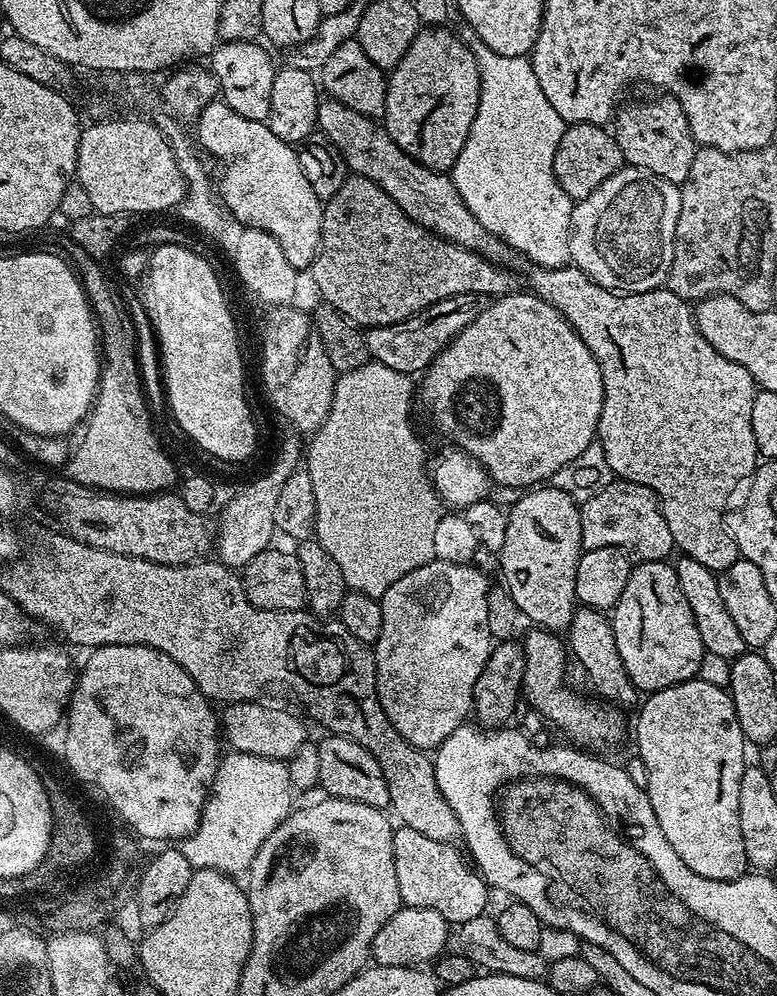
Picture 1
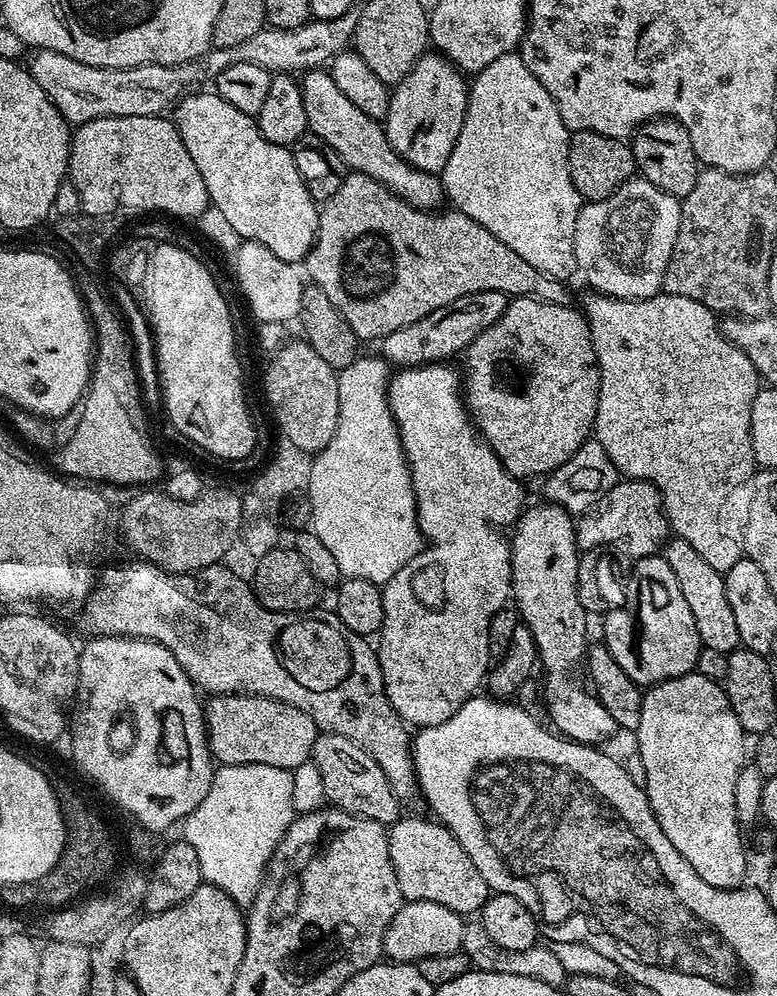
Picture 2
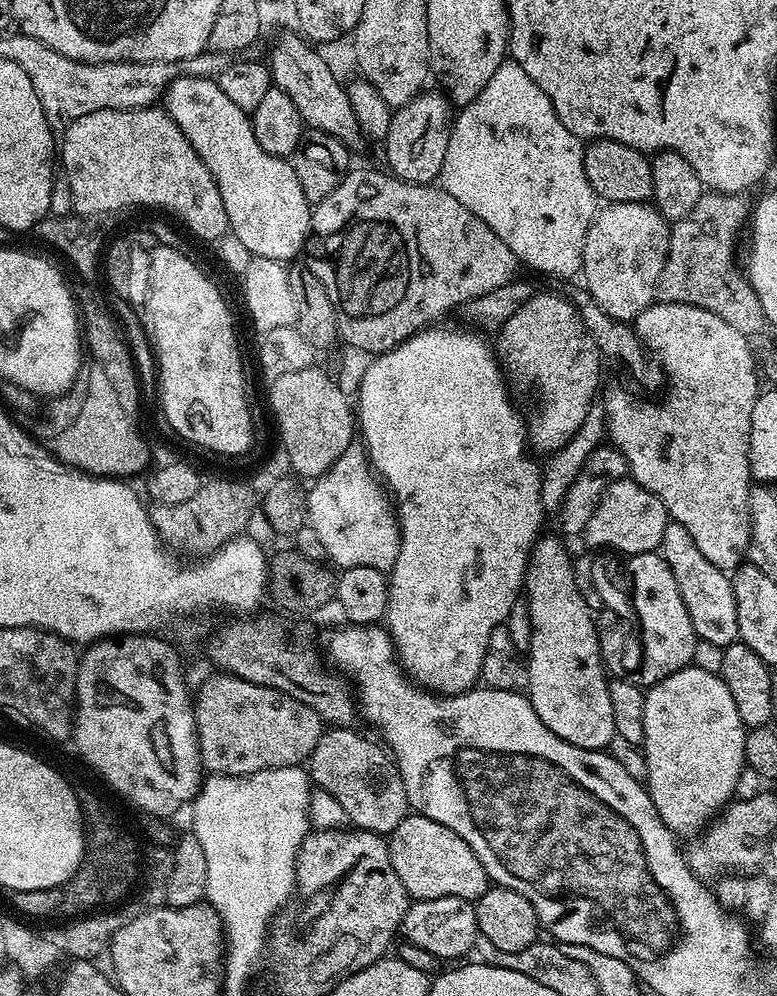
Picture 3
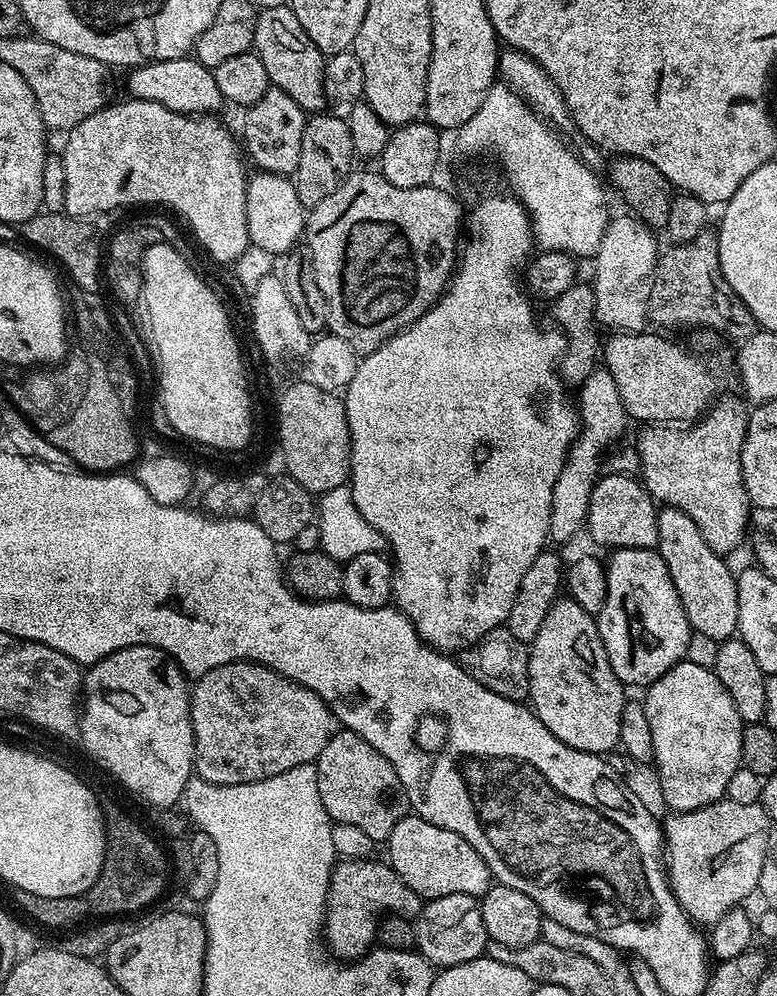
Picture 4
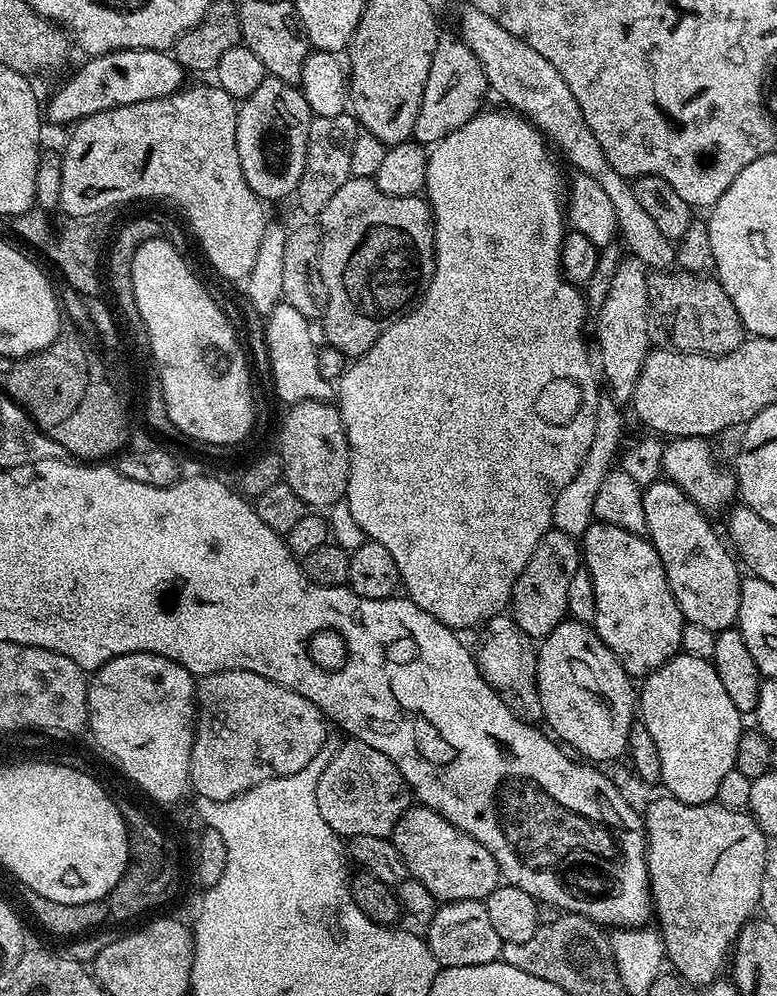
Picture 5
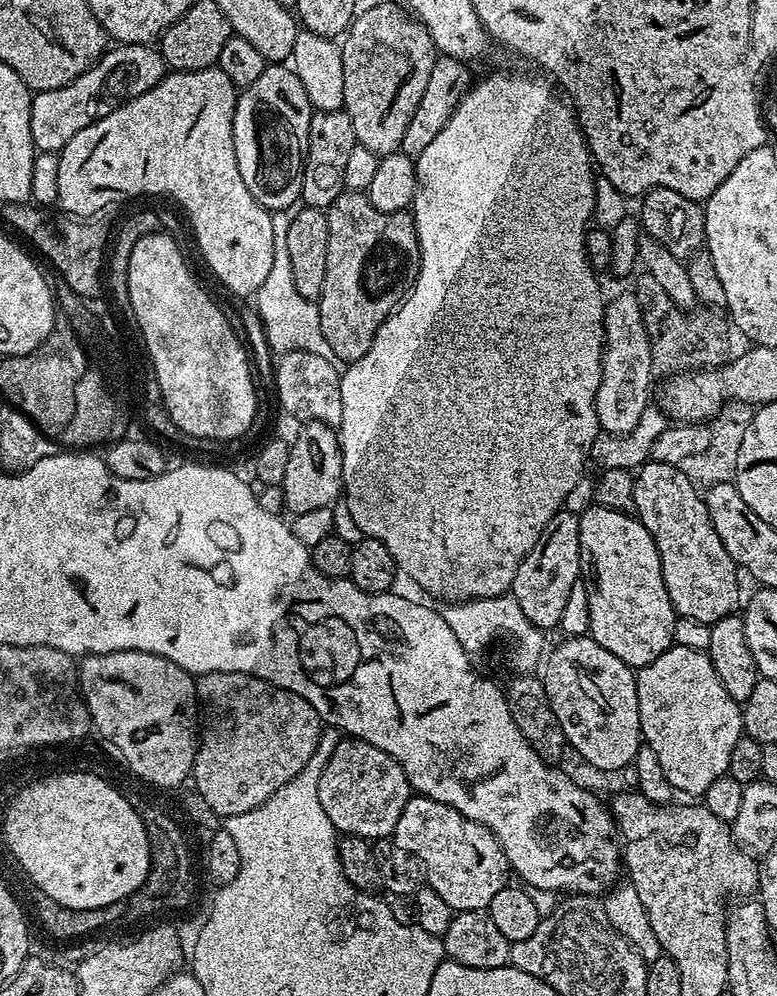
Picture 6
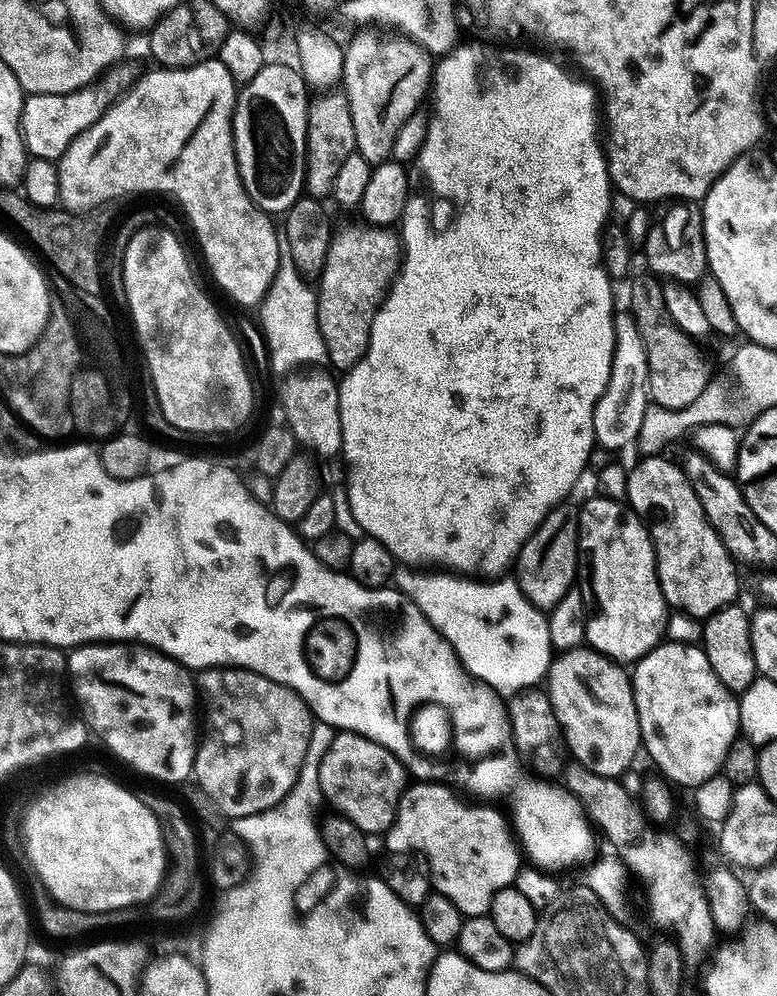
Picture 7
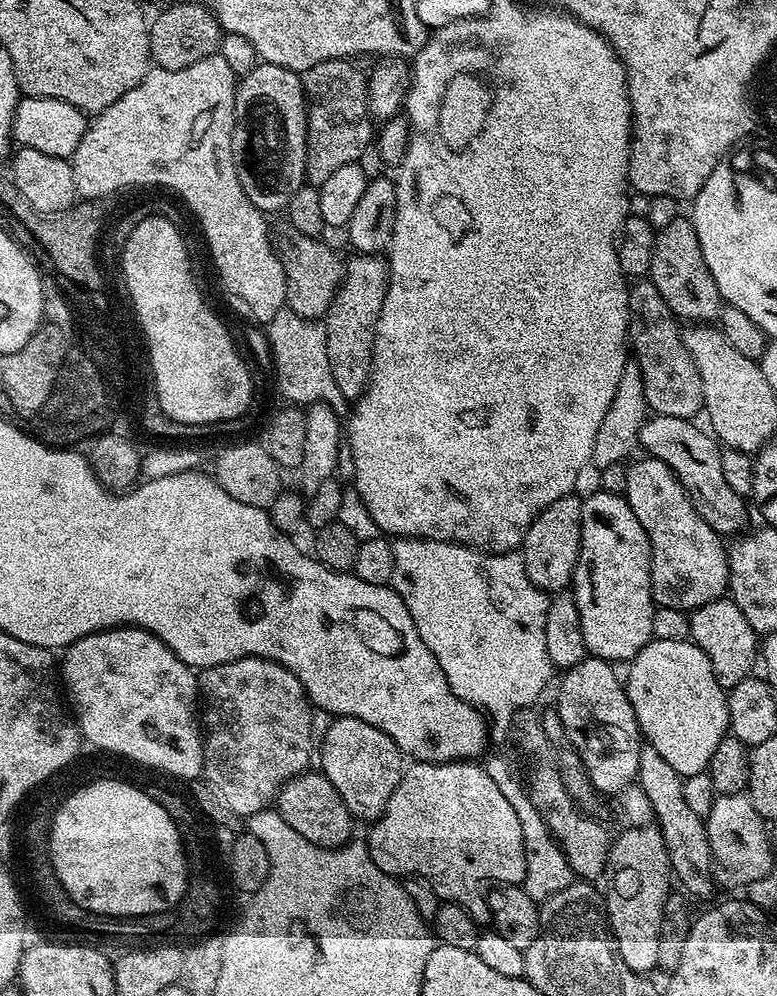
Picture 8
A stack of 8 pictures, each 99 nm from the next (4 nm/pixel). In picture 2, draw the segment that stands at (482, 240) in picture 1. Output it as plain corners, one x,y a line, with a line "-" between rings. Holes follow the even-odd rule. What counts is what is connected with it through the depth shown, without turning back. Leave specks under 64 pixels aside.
309,70
303,73
300,80
300,89
302,90
302,104
306,106
308,132
322,138
322,142
334,146
334,150
338,150
342,162
347,164
351,171
361,172
378,182
382,182
382,186
386,186
398,198
402,198
407,204
415,208
436,210
441,207
440,203
445,203
446,197
441,177
430,172
418,170
413,164
407,164
390,146
388,135
384,133
383,123
370,118
370,114
362,114
362,110
358,110
358,106
354,106
354,102
350,102
350,98
346,98
346,94
342,94
342,90
338,90
331,71

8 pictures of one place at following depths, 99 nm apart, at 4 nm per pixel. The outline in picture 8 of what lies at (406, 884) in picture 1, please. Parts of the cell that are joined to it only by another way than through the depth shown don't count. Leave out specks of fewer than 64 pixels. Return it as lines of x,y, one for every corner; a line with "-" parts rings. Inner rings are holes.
409,763
398,790
386,802
386,810
369,828
368,853
378,870
388,876
423,880
441,901
460,904
481,926
487,925
492,915
476,884
487,880
496,880
492,882
500,886
524,883
526,858
521,824
505,795
479,763

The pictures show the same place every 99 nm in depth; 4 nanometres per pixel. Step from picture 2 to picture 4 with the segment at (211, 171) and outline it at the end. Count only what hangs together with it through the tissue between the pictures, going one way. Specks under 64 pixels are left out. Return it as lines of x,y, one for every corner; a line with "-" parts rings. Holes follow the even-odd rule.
183,56
177,60
154,60
151,64
139,65
127,73
129,97
137,100
158,102
175,112
187,116
219,113
222,97
216,85
213,69
202,66
194,58
-
253,171
246,186
246,226
253,245
273,254
287,254
301,243
306,223
306,210
298,198
295,183
287,176
273,172

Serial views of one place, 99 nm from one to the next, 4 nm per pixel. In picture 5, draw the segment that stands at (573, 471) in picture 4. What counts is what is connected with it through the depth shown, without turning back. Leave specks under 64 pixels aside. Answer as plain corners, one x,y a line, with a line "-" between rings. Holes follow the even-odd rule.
610,398
601,399
595,418
594,441
590,444
590,449
587,450
586,457
582,460
582,464
571,480
570,486
566,486
566,489
562,490
554,504
552,525
557,531
578,538
593,523
595,519
593,514
595,495
598,494
599,487
606,474
613,469
622,446
620,442
624,434
624,418
621,412
623,412
621,407
614,400

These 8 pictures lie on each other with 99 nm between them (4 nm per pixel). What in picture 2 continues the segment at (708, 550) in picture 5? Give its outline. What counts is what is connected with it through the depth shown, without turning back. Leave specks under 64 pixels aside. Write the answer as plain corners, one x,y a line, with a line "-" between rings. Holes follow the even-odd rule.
679,538
667,541
662,552
666,562
670,562
670,570
674,570
674,578
678,578
678,590
690,605
690,614
694,614
694,626
698,630
698,638
703,647
719,652
734,652
741,647
738,638
738,625
734,623
734,613
730,610
730,601
726,598
724,577
714,566
709,566
698,555
698,550
690,546
690,542

